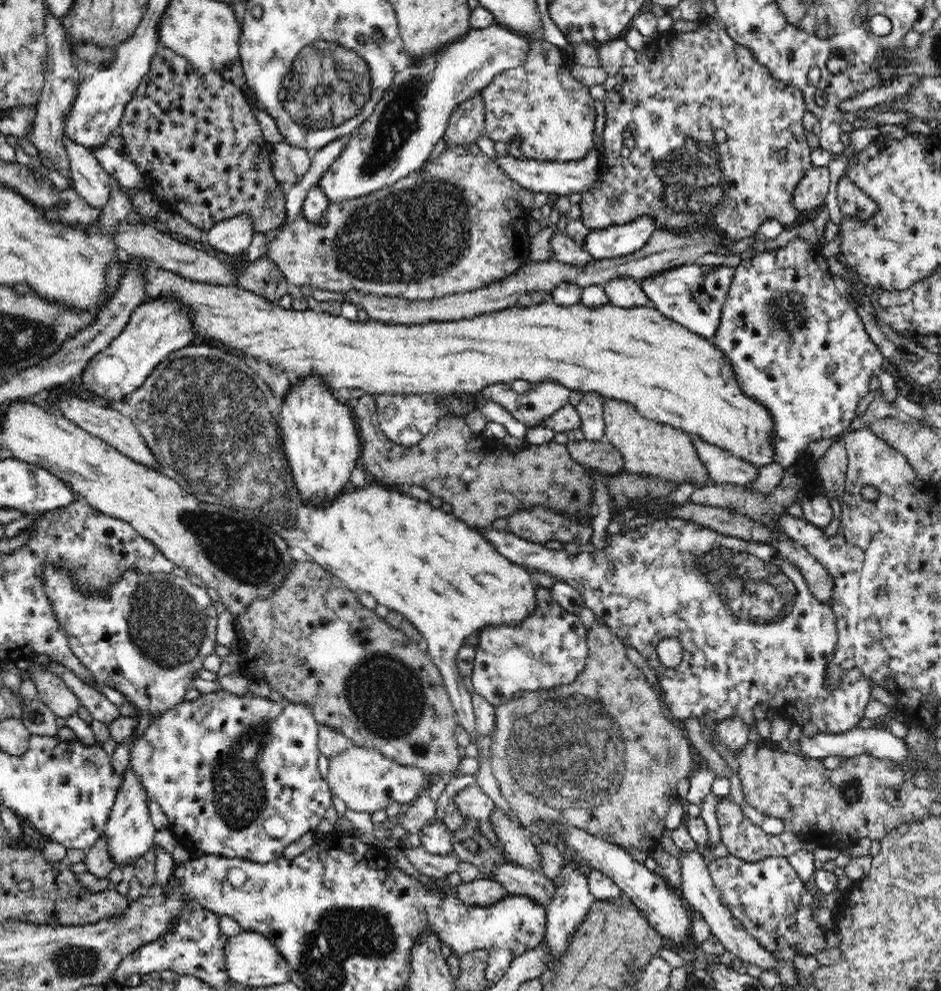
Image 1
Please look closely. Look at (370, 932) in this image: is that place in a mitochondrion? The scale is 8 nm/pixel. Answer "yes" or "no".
yes

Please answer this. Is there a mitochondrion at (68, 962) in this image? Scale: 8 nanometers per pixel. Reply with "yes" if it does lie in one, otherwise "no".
yes

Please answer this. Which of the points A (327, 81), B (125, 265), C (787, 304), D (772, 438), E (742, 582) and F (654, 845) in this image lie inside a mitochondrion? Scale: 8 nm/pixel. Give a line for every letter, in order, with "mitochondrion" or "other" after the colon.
A: mitochondrion
B: other
C: mitochondrion
D: other
E: mitochondrion
F: other

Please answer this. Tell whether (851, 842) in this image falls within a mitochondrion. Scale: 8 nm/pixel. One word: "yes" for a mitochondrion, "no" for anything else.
no

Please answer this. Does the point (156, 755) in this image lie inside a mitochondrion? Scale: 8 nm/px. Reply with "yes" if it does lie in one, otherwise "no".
no

